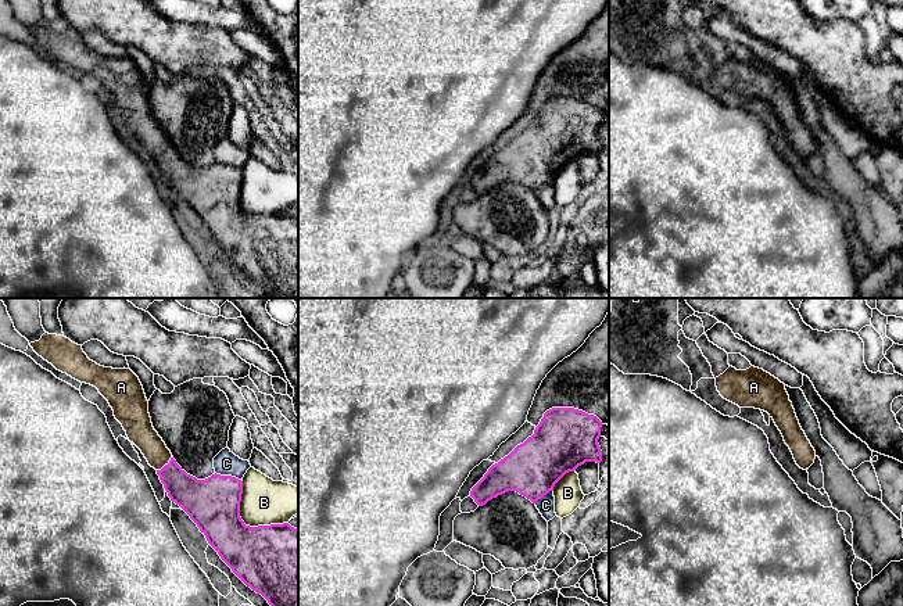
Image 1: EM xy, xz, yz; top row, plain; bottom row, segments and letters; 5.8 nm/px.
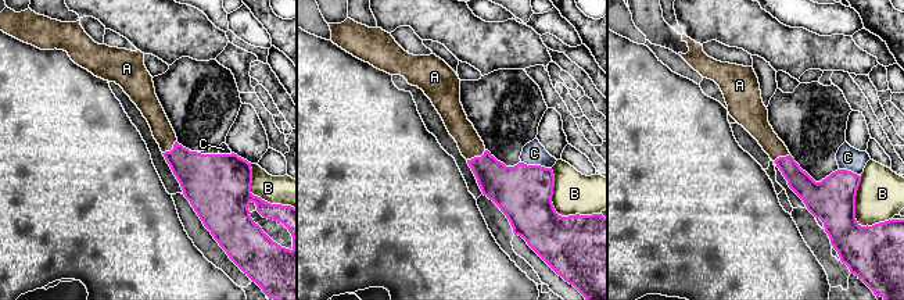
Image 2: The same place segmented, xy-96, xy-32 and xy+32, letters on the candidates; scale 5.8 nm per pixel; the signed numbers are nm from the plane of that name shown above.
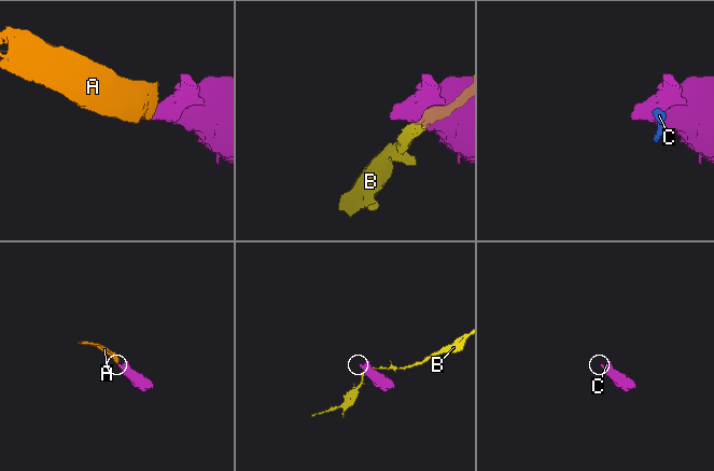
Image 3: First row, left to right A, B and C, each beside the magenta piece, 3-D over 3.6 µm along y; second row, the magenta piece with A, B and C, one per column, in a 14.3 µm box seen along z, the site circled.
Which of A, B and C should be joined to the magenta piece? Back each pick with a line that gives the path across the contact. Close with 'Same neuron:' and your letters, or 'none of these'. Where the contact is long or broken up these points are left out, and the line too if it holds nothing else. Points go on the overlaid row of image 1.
A: runs through xy (194, 497), (165, 465), (140, 431)
Same neuron: A

